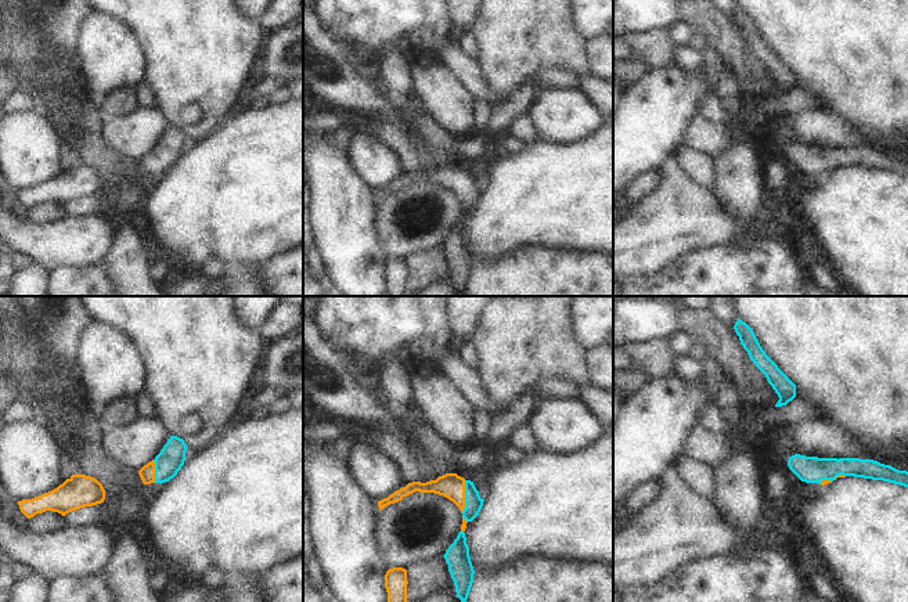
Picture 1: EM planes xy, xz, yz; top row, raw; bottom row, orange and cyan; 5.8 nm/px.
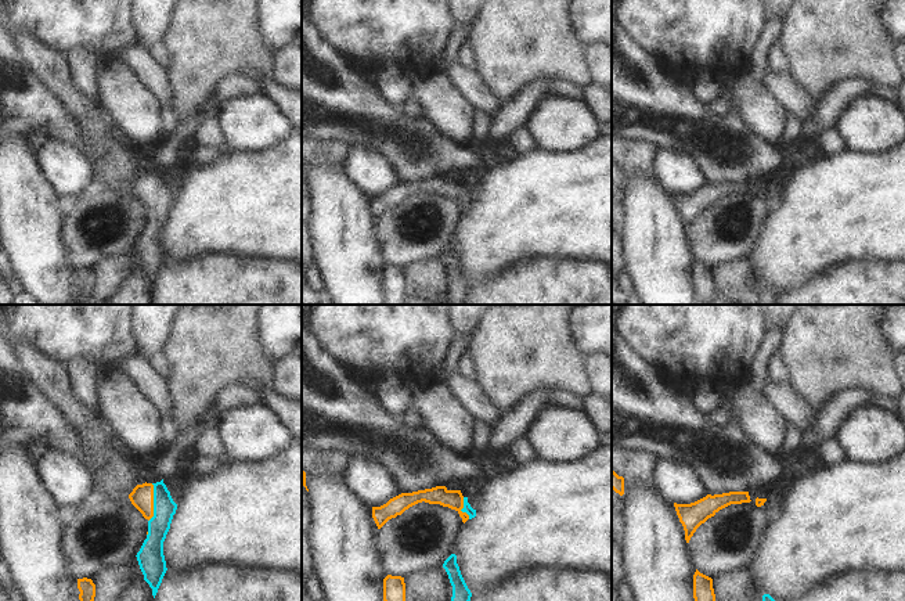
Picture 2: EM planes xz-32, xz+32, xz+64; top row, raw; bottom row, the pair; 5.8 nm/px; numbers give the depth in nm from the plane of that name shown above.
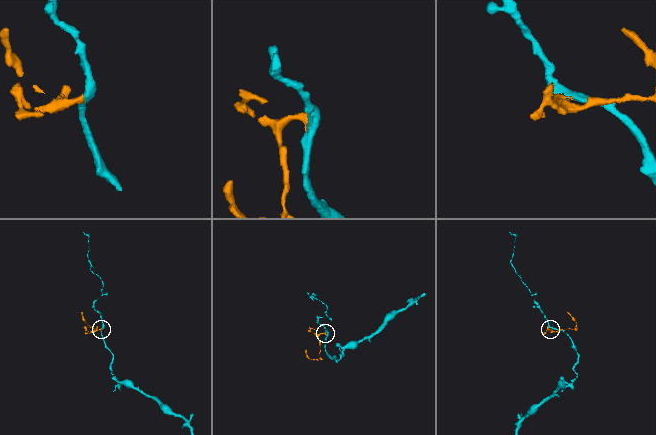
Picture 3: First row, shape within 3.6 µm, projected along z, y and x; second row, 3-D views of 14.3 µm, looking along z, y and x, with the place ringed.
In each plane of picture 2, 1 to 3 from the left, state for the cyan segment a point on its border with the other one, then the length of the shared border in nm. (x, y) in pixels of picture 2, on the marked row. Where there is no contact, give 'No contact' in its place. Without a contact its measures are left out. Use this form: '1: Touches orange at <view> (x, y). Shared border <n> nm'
1: Touches orange at xz-32 (152, 503). Shared border 220 nm
2: Touches orange at xz+32 (462, 507). Shared border 130 nm
3: No contact

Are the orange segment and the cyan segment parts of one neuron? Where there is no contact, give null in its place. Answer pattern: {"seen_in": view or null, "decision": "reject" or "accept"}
{"seen_in": "xz", "decision": "accept"}

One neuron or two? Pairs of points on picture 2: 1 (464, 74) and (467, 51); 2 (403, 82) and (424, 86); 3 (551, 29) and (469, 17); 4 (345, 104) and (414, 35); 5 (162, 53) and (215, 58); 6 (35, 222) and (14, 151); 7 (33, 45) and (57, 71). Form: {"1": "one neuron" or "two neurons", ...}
{"1": "two neurons", "2": "two neurons", "3": "two neurons", "4": "two neurons", "5": "two neurons", "6": "one neuron", "7": "one neuron"}

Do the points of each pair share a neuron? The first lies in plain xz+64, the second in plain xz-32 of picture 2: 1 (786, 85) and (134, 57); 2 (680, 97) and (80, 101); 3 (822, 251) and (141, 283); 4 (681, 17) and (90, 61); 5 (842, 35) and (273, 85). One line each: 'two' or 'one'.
1: one
2: two
3: two
4: two
5: two

